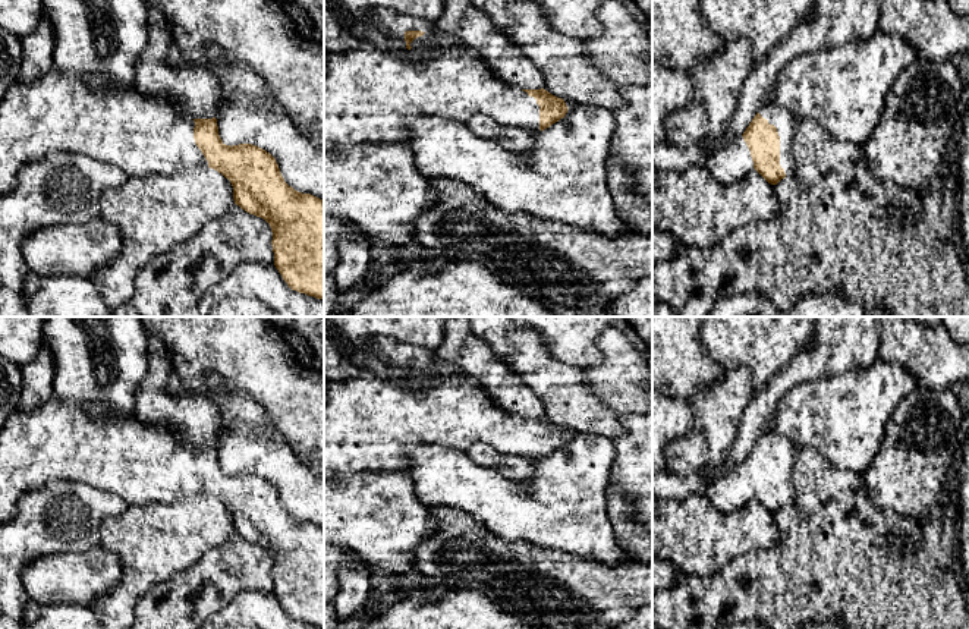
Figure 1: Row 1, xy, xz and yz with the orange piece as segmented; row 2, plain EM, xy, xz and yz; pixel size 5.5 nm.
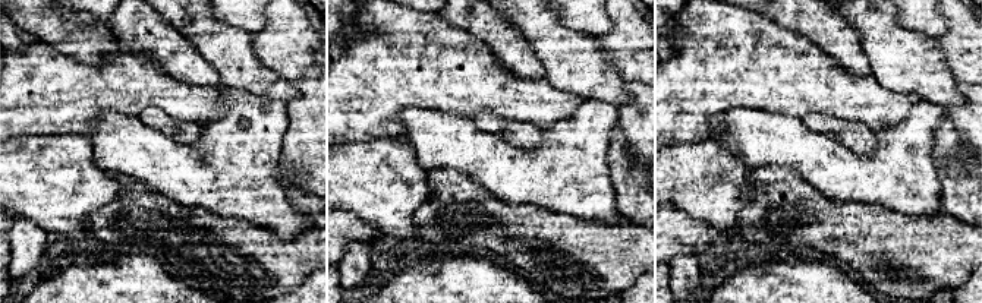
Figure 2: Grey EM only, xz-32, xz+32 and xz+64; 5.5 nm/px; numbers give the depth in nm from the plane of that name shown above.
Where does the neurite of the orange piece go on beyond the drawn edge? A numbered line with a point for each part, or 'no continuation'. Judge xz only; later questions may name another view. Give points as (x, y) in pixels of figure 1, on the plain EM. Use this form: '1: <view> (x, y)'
1: xz (370, 421)

